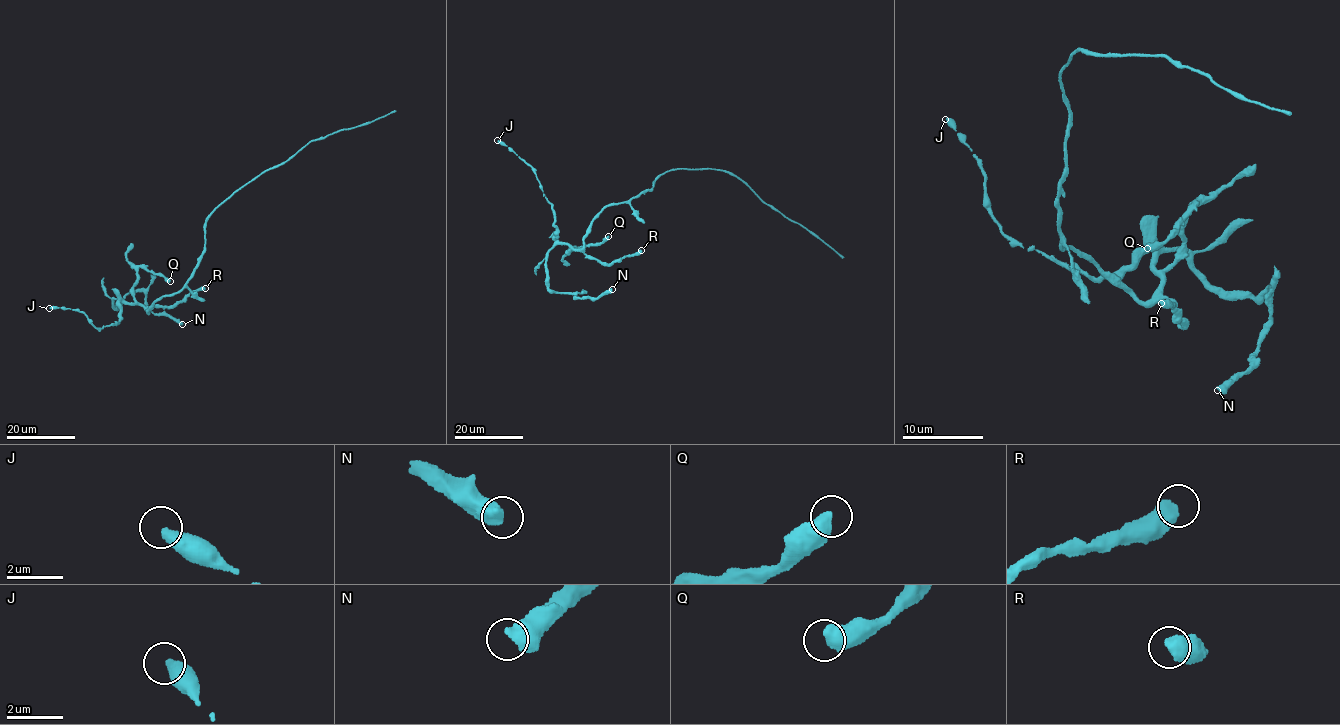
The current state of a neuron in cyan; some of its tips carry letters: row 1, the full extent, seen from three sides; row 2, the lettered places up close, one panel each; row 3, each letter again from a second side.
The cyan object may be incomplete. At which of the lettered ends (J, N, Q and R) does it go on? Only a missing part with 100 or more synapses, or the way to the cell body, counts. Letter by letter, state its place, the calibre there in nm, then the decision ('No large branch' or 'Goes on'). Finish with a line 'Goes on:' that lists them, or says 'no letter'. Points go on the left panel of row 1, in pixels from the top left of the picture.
J: Place: (49, 308). Thickness 420 nm. No large branch
N: Place: (182, 324). Thickness 600 nm. No large branch
Q: Place: (170, 281). Thickness 600 nm. No large branch
R: Place: (205, 288). Thickness 550 nm. No large branch
Goes on: no letter

